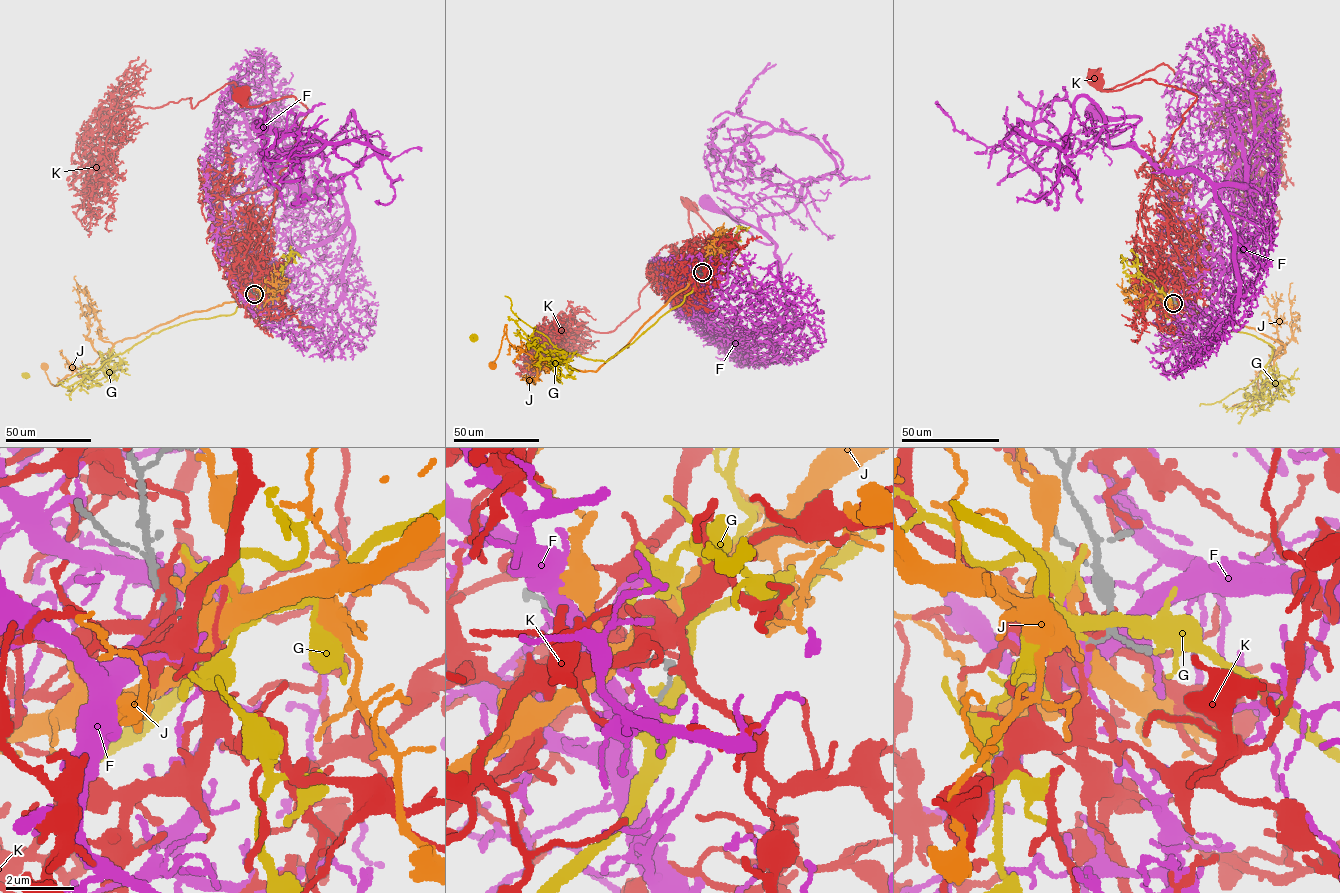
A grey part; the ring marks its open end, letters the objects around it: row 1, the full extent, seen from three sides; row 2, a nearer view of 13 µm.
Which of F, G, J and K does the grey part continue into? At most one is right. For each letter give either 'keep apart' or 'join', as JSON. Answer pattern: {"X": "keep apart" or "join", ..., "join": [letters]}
{"F": "keep apart", "G": "keep apart", "J": "keep apart", "K": "keep apart", "join": []}

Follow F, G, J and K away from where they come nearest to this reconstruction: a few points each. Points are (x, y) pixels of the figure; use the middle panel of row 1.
F: (702, 273), (746, 331), (779, 333), (793, 319), (775, 244), (724, 209), (772, 242), (758, 242), (706, 203)
G: (702, 272), (701, 281), (679, 305), (606, 361), (587, 359), (561, 350), (546, 354), (510, 319), (470, 340)
J: (702, 272), (595, 371), (576, 370), (562, 362), (543, 361), (531, 357), (508, 341), (506, 325), (493, 365)
K: (702, 273), (701, 265), (720, 243), (744, 282), (756, 293), (741, 254), (689, 206)

